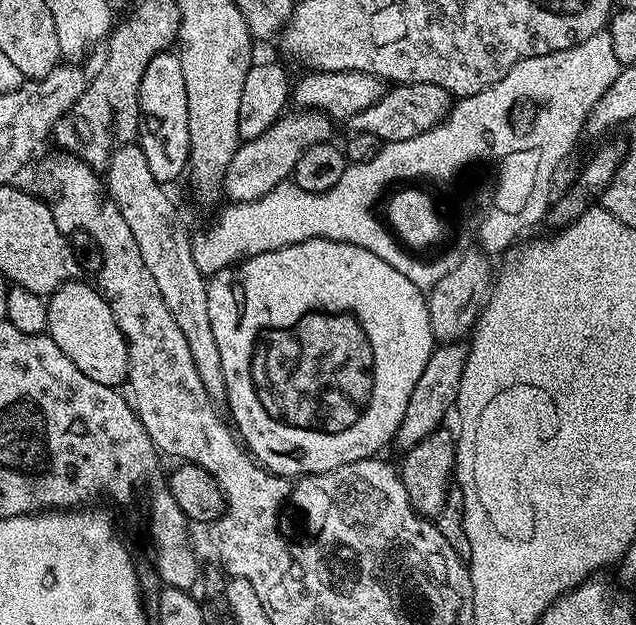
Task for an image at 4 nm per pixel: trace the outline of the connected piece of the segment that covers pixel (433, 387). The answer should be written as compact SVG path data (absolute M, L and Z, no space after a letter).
M457 342L455 344L440 344L433 347L430 358L426 362L426 370L422 370L418 383L410 394L410 402L406 402L406 414L396 431L395 447L407 450L418 446L426 434L441 427L444 419L453 411L458 398L458 386L462 382L462 370L466 370L468 357L468 344Z

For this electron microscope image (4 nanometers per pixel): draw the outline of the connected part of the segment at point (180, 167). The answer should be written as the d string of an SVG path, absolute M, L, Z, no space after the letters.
M175 51L159 52L157 56L150 58L150 66L146 66L146 72L142 74L138 143L142 154L146 154L150 174L154 174L159 184L172 186L183 172L185 175L190 154L190 114L186 110L186 81L182 75L182 62Z

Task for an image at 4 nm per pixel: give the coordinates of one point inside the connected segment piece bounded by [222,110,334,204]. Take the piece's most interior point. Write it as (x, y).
(260, 164)

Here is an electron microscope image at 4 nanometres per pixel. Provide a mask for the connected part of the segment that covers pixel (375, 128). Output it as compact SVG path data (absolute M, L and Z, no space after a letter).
M430 82L397 84L389 87L384 96L378 98L378 102L366 106L366 110L353 116L350 128L352 132L374 134L381 142L414 138L418 134L429 132L435 124L442 123L451 112L453 103L453 97L442 86L434 86Z

